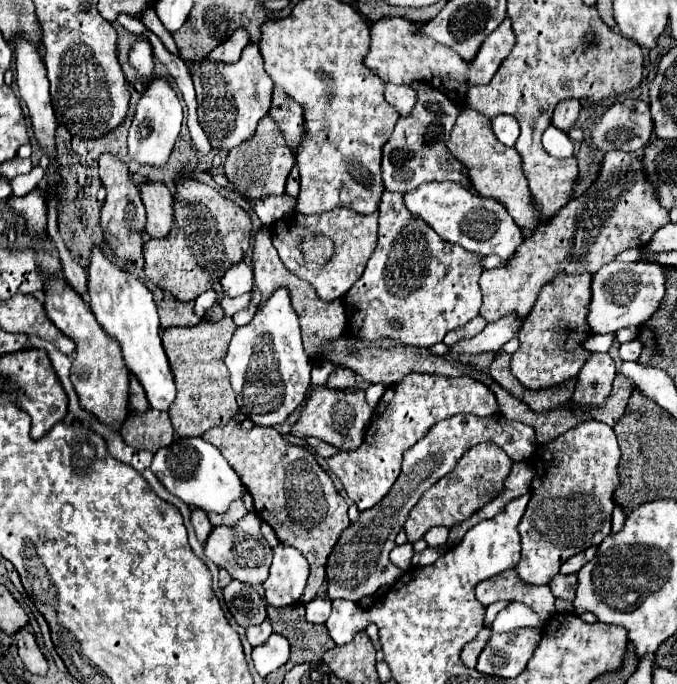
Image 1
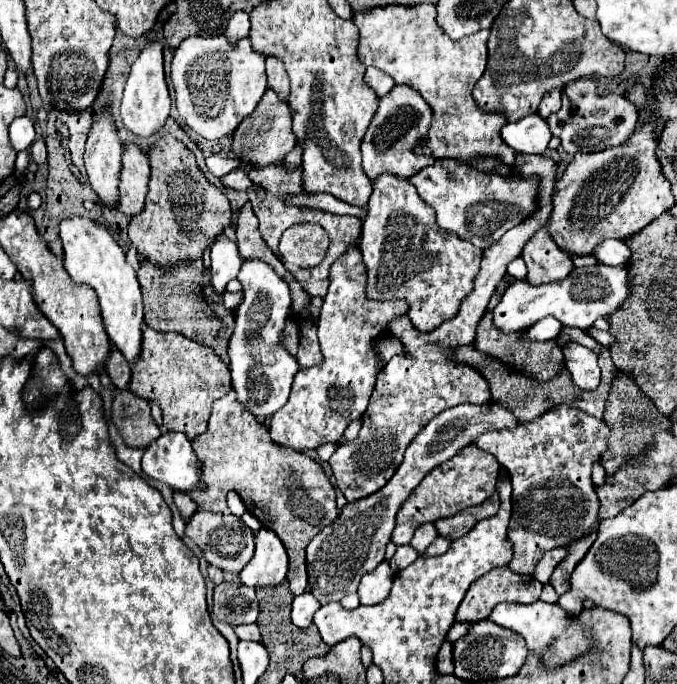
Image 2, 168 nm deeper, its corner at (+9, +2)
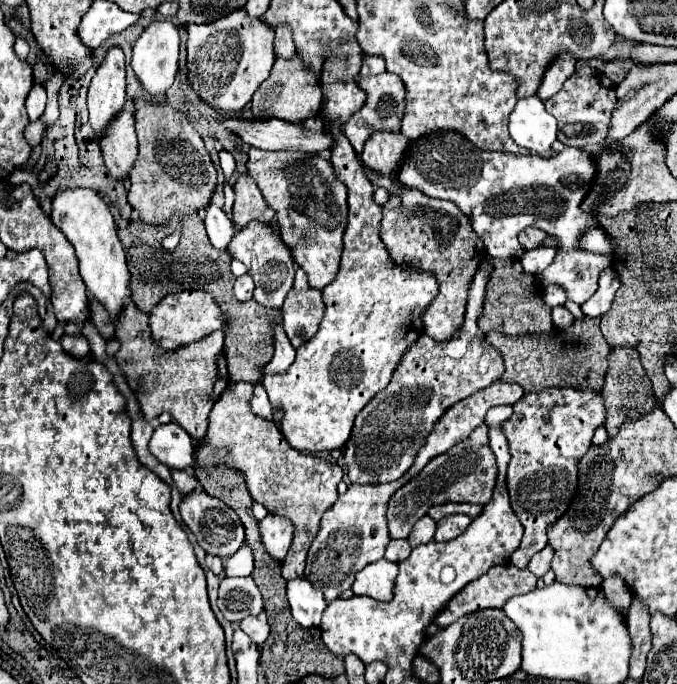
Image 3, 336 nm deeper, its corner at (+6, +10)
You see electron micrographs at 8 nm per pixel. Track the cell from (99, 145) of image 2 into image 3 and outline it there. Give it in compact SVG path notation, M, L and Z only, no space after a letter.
M119 47L107 51L89 87L89 121L97 137L123 111L125 105L125 57Z

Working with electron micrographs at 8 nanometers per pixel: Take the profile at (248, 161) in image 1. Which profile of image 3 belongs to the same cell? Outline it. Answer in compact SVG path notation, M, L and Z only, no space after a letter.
M295 55L293 61L281 61L275 59L275 65L271 69L269 79L261 83L261 89L253 95L251 101L251 113L253 119L281 119L287 123L301 123L309 117L315 117L319 113L321 105L321 89L317 89L317 83L305 69L301 69L301 59Z

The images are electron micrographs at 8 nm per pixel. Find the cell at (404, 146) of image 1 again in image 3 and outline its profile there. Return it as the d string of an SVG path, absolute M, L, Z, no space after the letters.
M383 73L377 77L357 77L357 83L361 85L361 89L367 91L367 105L365 109L361 109L361 113L357 113L357 117L353 117L353 121L349 121L349 125L345 125L345 135L349 137L351 145L355 147L357 153L363 153L363 145L365 141L373 135L373 131L391 131L397 133L401 129L401 119L405 115L405 85L403 81L393 75L393 73Z

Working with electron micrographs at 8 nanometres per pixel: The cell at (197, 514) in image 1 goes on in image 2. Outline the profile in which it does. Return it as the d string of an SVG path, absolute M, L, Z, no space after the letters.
M174 491L174 503L176 503L178 511L182 513L182 519L184 519L184 521L188 521L188 519L194 515L194 511L198 509L198 505L196 505L186 493L178 493L178 491Z

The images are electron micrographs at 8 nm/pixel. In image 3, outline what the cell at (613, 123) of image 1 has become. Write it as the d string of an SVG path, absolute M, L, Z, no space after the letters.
M589 65L577 67L575 73L565 81L563 89L545 103L547 111L559 123L557 139L563 145L575 147L575 149L583 149L585 145L597 145L597 143L601 143L601 141L607 139L609 119L613 115L615 105L617 105L615 85L611 83L609 77L601 75L599 69L589 67Z

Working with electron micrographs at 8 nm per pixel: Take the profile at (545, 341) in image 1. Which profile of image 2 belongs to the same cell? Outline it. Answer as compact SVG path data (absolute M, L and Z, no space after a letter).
M546 225L526 241L526 249L522 249L520 257L528 267L526 281L530 285L542 285L550 281L560 281L568 277L574 269L570 257L550 241L550 233L546 233Z

